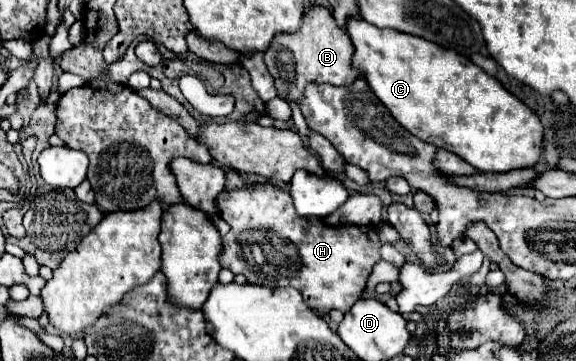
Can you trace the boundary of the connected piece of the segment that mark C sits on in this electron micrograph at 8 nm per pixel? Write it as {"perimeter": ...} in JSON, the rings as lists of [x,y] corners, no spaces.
{"perimeter":[[[351,19],[351,23],[347,25],[347,33],[355,45],[353,65],[367,77],[369,87],[391,111],[395,121],[411,135],[435,147],[453,151],[477,171],[505,173],[513,169],[535,167],[539,163],[543,151],[543,125],[535,111],[513,97],[495,77],[485,73],[467,57],[425,39],[403,35],[393,29],[377,29],[371,23],[357,19]]]}

